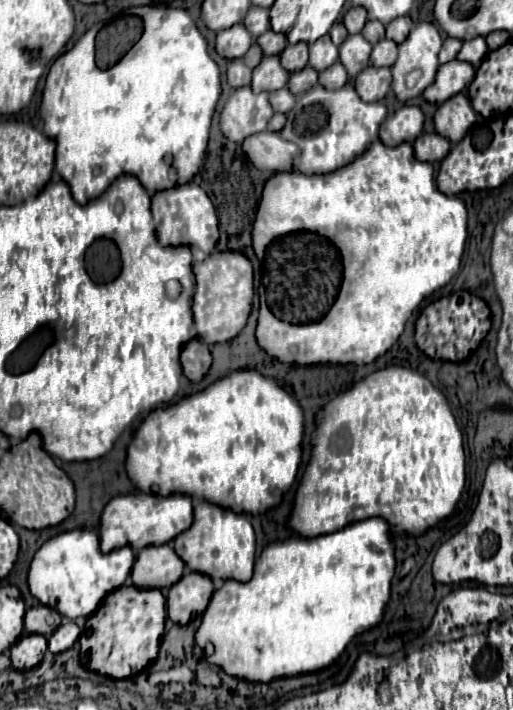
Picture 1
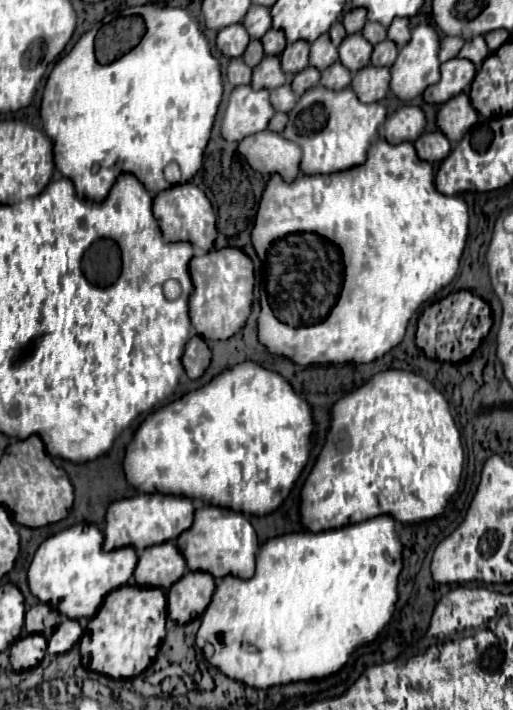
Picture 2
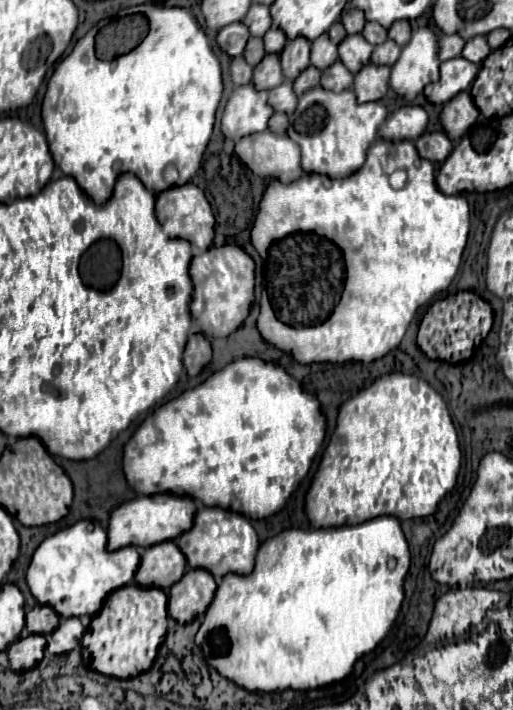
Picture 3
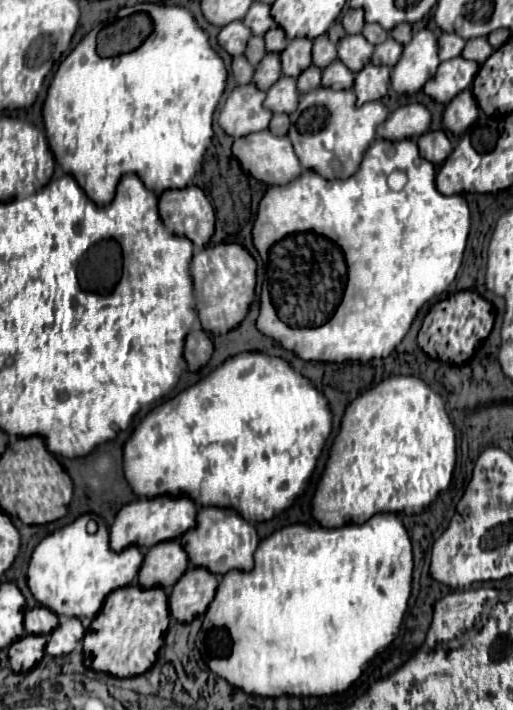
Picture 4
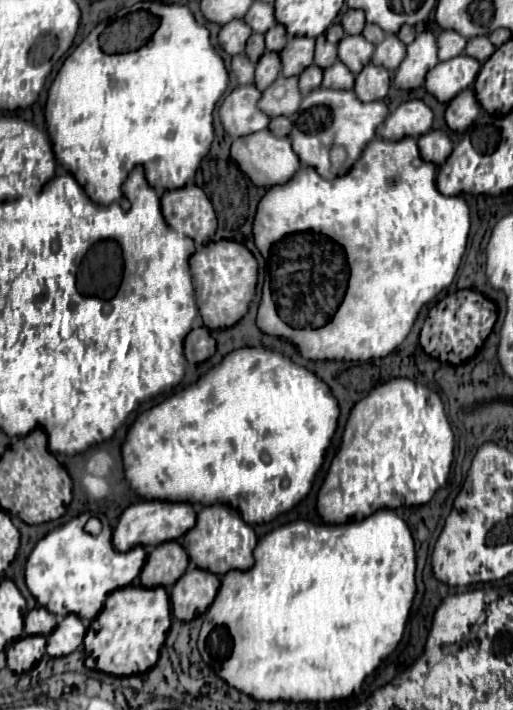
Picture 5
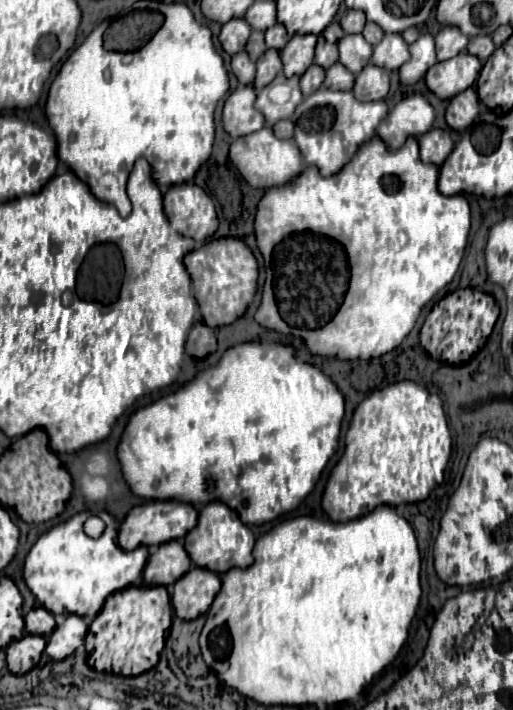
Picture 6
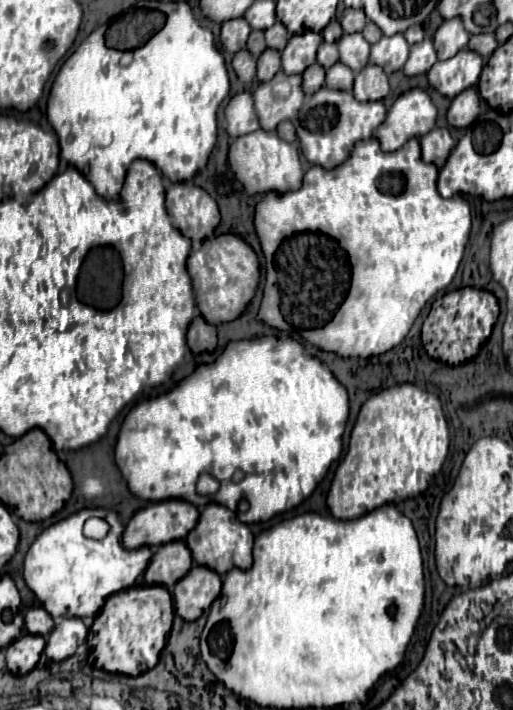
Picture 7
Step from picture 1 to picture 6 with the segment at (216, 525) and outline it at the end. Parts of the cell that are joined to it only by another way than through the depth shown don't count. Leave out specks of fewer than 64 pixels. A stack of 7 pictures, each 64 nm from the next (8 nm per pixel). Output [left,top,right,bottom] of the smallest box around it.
[184,502,254,574]

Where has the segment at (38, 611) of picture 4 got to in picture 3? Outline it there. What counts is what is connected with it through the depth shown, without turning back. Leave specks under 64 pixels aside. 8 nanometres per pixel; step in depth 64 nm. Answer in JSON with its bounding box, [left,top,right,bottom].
[26,606,60,636]

